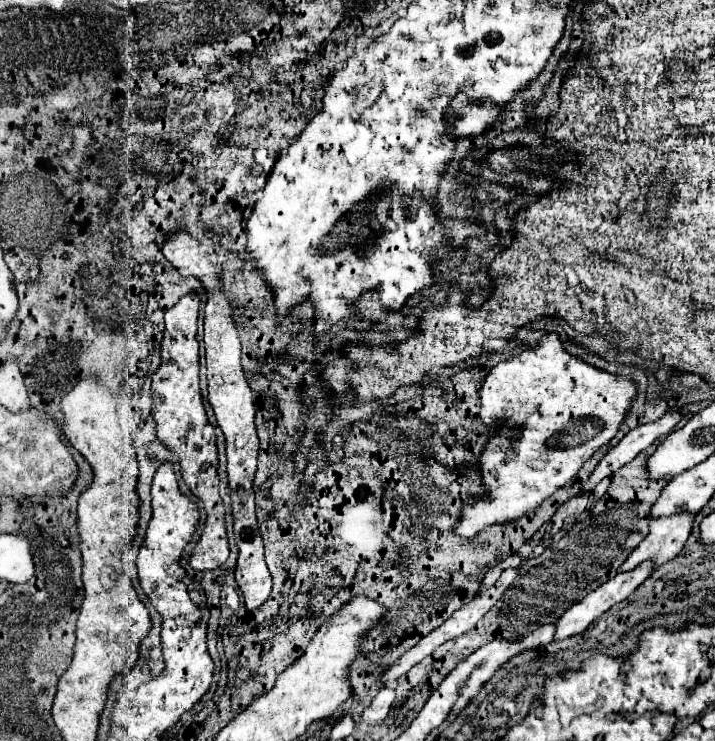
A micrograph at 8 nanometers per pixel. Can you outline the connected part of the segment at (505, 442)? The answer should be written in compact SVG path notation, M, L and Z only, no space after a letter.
M555 333L543 335L539 347L525 349L521 355L509 361L497 363L489 371L481 387L479 417L487 427L495 427L495 431L485 441L485 447L479 455L479 471L485 493L473 497L471 505L463 505L459 513L459 521L451 527L451 533L473 539L489 525L513 523L515 519L539 507L543 499L553 495L565 483L573 481L581 465L601 445L611 443L611 439L617 435L617 427L625 419L625 413L633 397L635 397L635 385L631 379L613 377L605 371L587 365L579 357L569 355Z

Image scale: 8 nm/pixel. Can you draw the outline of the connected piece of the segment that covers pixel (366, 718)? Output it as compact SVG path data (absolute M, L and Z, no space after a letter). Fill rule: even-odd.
M383 687L377 697L371 701L369 707L365 707L363 711L363 723L365 725L375 725L375 723L383 723L383 719L387 717L391 703L395 701L395 691Z

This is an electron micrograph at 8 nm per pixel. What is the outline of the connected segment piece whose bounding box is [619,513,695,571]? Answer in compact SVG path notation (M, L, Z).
M677 513L671 517L651 519L647 537L631 551L631 555L623 561L619 571L635 569L645 559L653 561L653 569L671 561L683 549L691 533L693 519L693 513Z

